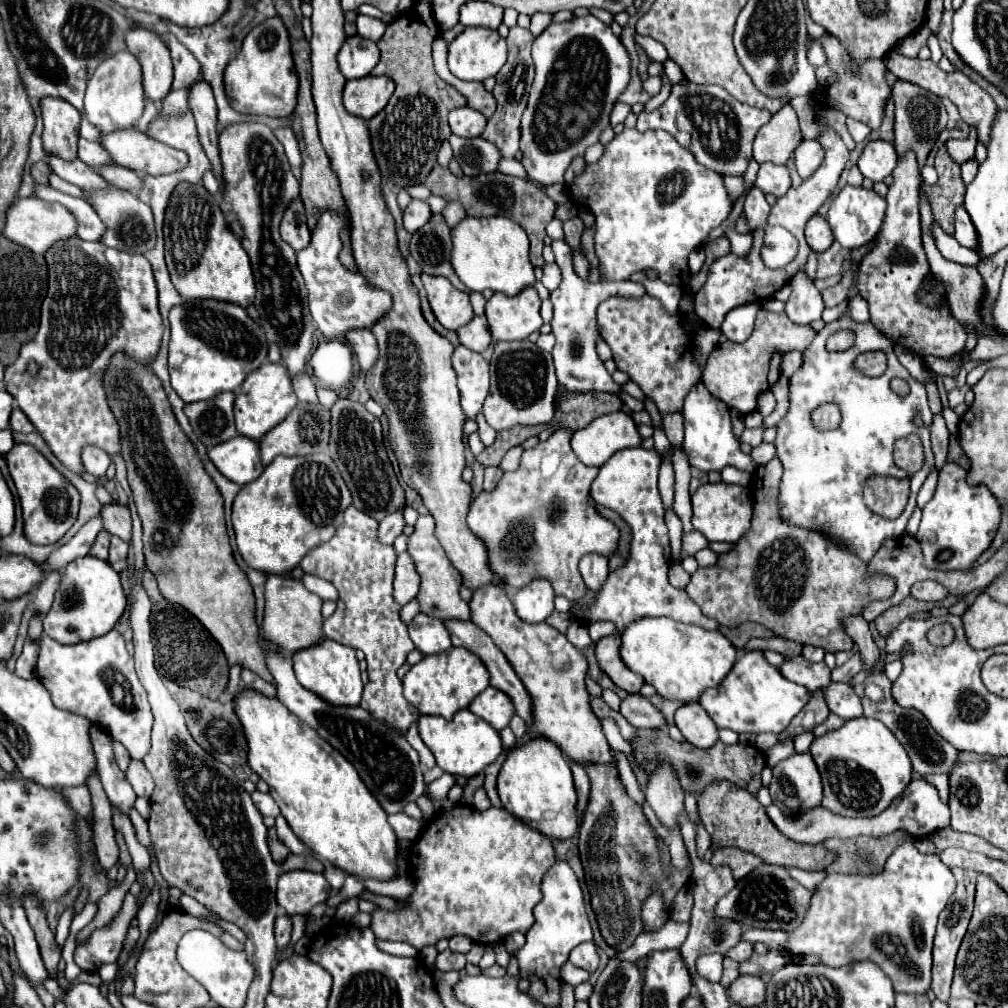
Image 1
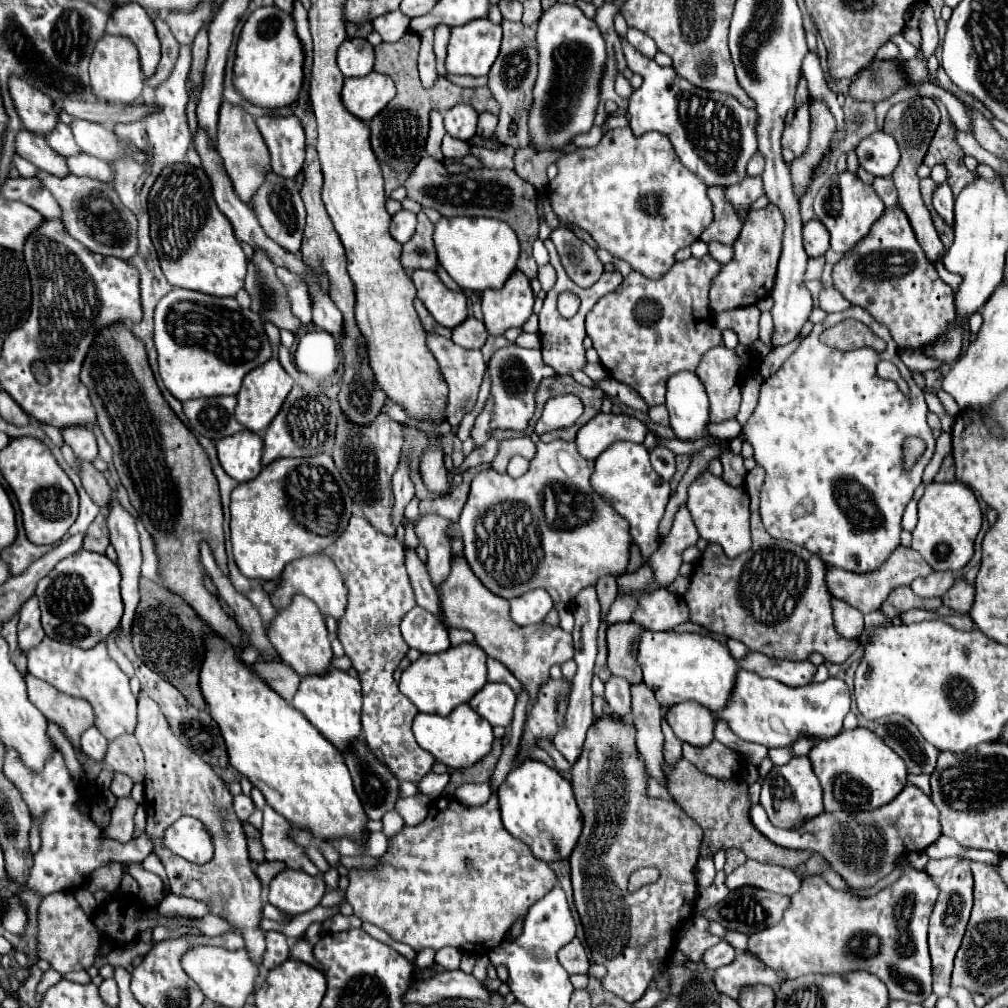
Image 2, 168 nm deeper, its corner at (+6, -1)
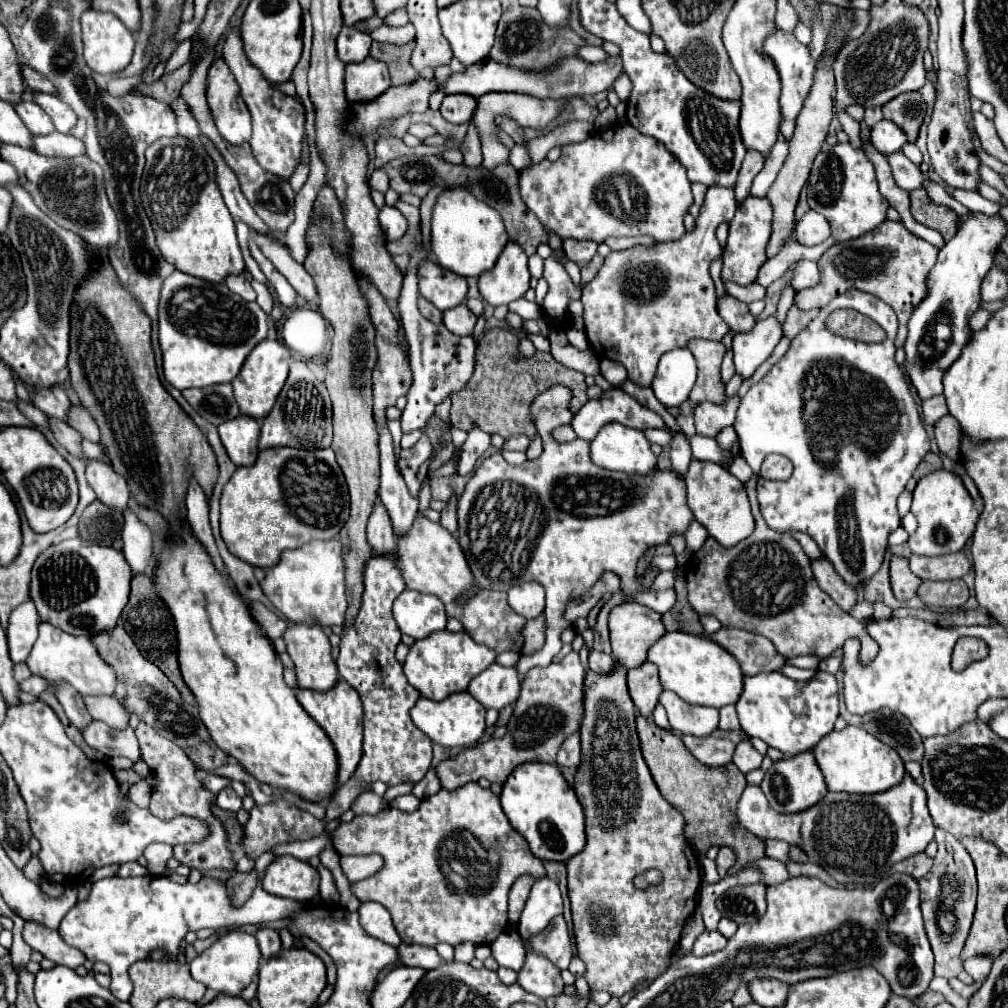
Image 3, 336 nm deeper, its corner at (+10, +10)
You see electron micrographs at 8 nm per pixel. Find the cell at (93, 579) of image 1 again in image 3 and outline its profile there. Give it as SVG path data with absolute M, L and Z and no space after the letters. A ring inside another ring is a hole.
M84 538L62 540L60 544L48 546L34 562L32 582L30 582L30 598L36 604L40 620L50 622L52 626L72 634L72 636L96 636L100 632L112 630L128 602L130 594L130 578L132 570L120 550L98 546L94 542L86 542Z

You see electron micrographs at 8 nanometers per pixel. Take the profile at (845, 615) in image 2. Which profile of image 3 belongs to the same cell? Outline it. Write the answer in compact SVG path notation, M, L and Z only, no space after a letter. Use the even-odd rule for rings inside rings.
M822 556L818 560L812 560L812 572L818 582L818 586L842 608L850 610L856 604L856 588L848 586L832 568L832 564Z

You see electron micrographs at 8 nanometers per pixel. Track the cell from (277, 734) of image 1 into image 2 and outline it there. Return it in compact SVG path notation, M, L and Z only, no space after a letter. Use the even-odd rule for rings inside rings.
M210 637L208 653L202 663L200 681L202 695L210 707L212 719L218 723L222 737L228 747L230 763L250 779L254 787L262 791L268 805L288 819L290 825L306 825L310 833L320 837L320 841L338 841L342 837L350 837L352 841L362 843L368 835L368 817L362 813L362 803L352 787L352 777L348 773L346 763L342 763L340 751L298 713L288 701L284 701L278 693L274 693L264 681L260 681L248 665L238 661L238 651L230 647L220 637Z

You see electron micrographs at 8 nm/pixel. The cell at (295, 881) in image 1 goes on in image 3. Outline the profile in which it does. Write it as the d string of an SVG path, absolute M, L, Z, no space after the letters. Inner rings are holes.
M292 856L274 858L262 880L262 888L266 892L298 902L310 902L318 894L318 884L318 870Z

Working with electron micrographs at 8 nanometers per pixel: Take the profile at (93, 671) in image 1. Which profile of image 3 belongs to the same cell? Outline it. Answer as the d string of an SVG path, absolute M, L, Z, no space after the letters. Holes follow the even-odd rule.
M40 622L38 626L40 634L38 640L30 652L30 656L26 658L28 668L32 670L32 674L42 676L46 680L68 680L80 694L84 692L94 692L94 694L114 694L116 688L116 674L114 670L98 656L98 652L94 650L94 644L90 642L90 638L82 638L82 636L70 636L62 630L58 630L56 626L50 626L48 622Z

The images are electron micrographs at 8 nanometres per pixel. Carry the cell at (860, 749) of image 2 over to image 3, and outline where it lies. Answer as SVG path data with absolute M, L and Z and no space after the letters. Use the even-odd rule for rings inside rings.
M846 726L840 732L830 732L818 746L814 748L816 762L826 778L828 790L832 792L850 792L850 794L876 794L884 792L898 782L902 782L906 770L902 758L890 750L884 742L878 742L872 734L858 726Z

